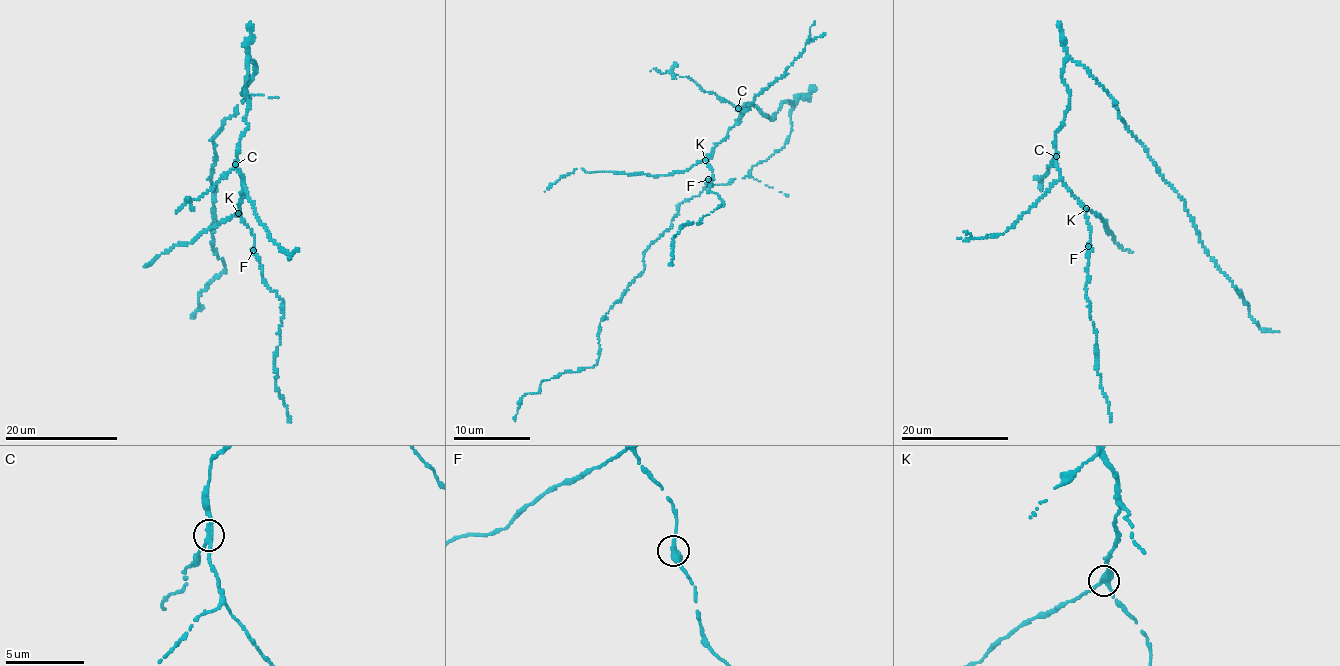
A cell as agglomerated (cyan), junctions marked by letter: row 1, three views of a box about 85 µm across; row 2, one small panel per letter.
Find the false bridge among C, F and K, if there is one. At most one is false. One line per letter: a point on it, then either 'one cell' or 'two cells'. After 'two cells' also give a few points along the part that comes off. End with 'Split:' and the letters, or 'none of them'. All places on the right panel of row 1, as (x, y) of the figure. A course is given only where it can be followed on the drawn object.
C: (1056, 156) | two cells | (1056, 155), (1048, 172), (1040, 180), (1041, 191)
F: (1088, 246) | one cell
K: (1086, 208) | one cell
Split: C

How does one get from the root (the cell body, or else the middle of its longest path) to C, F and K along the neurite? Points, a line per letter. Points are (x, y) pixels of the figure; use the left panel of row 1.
C: (248, 66), (248, 127), (240, 138), (235, 164)
F: (248, 66), (248, 127), (240, 138), (237, 169), (243, 186), (238, 208), (240, 218), (254, 234), (253, 250)
K: (248, 66), (248, 127), (240, 138), (237, 156), (237, 169), (241, 174), (243, 186), (238, 213)

